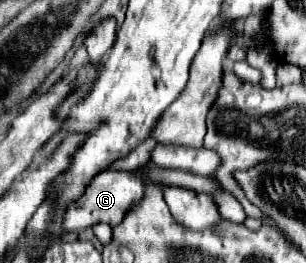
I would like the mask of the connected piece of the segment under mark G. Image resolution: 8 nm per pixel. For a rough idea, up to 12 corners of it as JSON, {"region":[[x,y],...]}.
{"region":[[101,172],[67,206],[63,232],[117,226],[139,202],[139,172]]}

